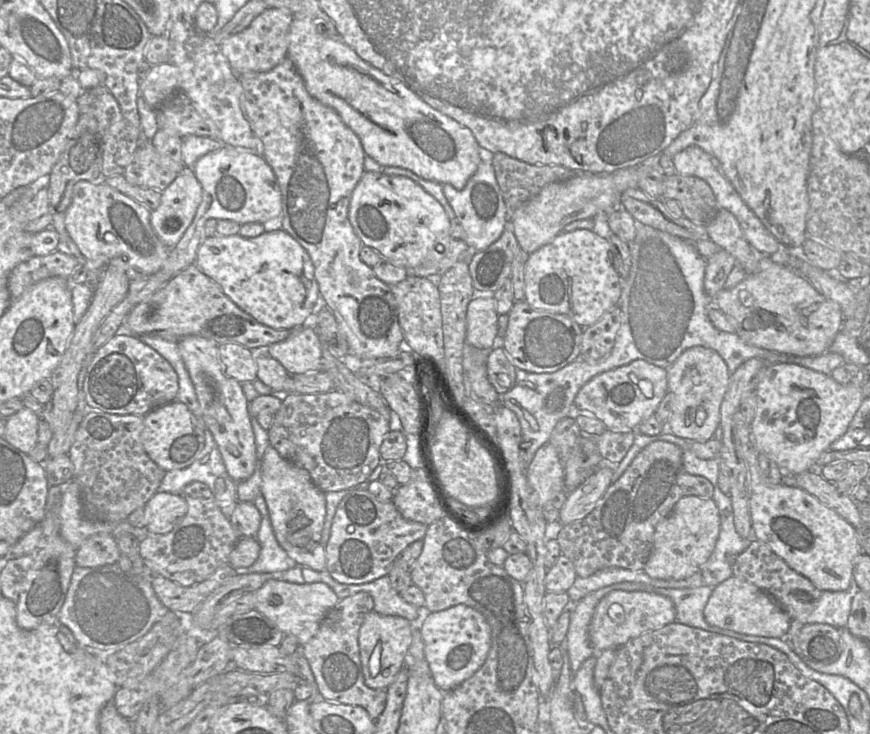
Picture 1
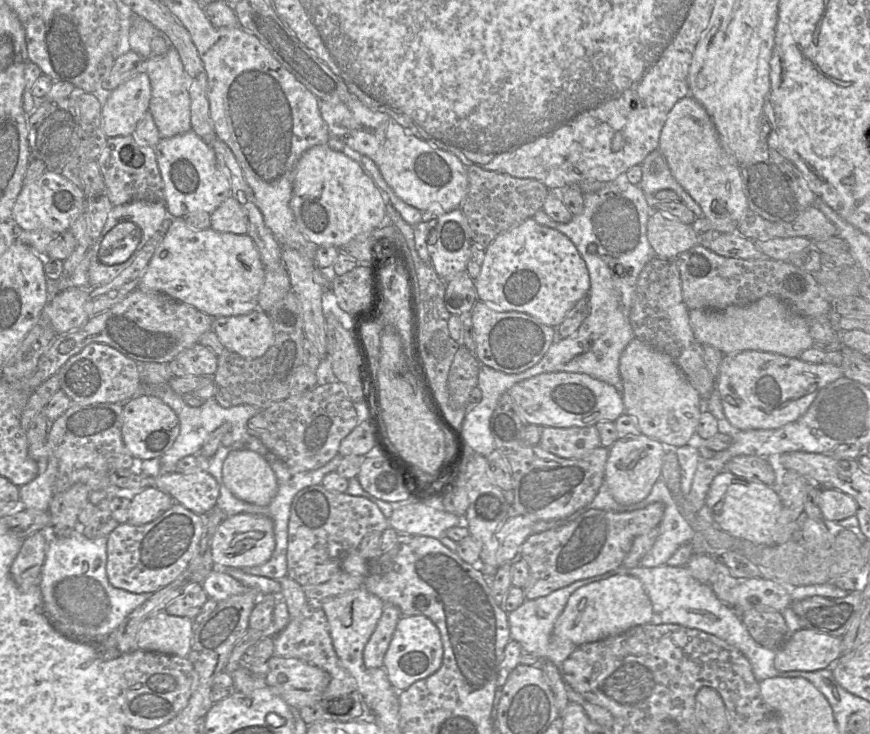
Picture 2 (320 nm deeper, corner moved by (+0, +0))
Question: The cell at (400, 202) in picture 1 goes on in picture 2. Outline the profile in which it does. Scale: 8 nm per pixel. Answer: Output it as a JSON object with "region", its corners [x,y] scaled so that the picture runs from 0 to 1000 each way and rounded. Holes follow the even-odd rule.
{"region":[[[376,198],[360,199],[348,208],[341,222],[333,282],[345,316],[364,334],[391,337],[413,320],[433,312],[445,297],[445,277],[448,277],[446,268],[433,255],[413,221],[379,203]]]}

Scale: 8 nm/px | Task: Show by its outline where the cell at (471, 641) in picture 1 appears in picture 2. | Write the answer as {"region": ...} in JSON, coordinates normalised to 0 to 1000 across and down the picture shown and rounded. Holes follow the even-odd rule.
{"region":[[[464,839],[457,845],[452,868],[443,890],[440,910],[456,941],[463,941],[476,929],[500,917],[508,905],[509,879],[506,861],[490,839]]]}

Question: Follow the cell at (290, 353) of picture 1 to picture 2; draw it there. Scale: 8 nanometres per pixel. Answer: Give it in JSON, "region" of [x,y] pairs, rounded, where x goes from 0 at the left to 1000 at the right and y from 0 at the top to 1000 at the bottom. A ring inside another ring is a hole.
{"region":[[[301,422],[247,432],[243,450],[262,478],[282,489],[300,486],[315,466],[311,435]]]}

